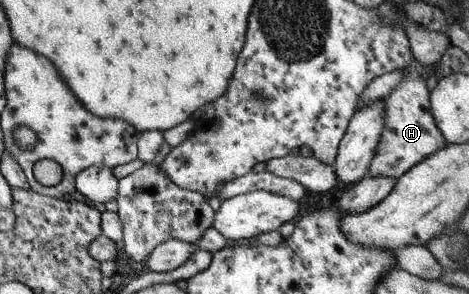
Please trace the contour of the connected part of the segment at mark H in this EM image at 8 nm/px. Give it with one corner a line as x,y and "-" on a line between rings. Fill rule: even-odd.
414,59
403,71
403,81
383,99
386,117
379,143
368,167
369,176
396,180
418,161
444,148
447,144
430,112
430,92
425,86
426,68

